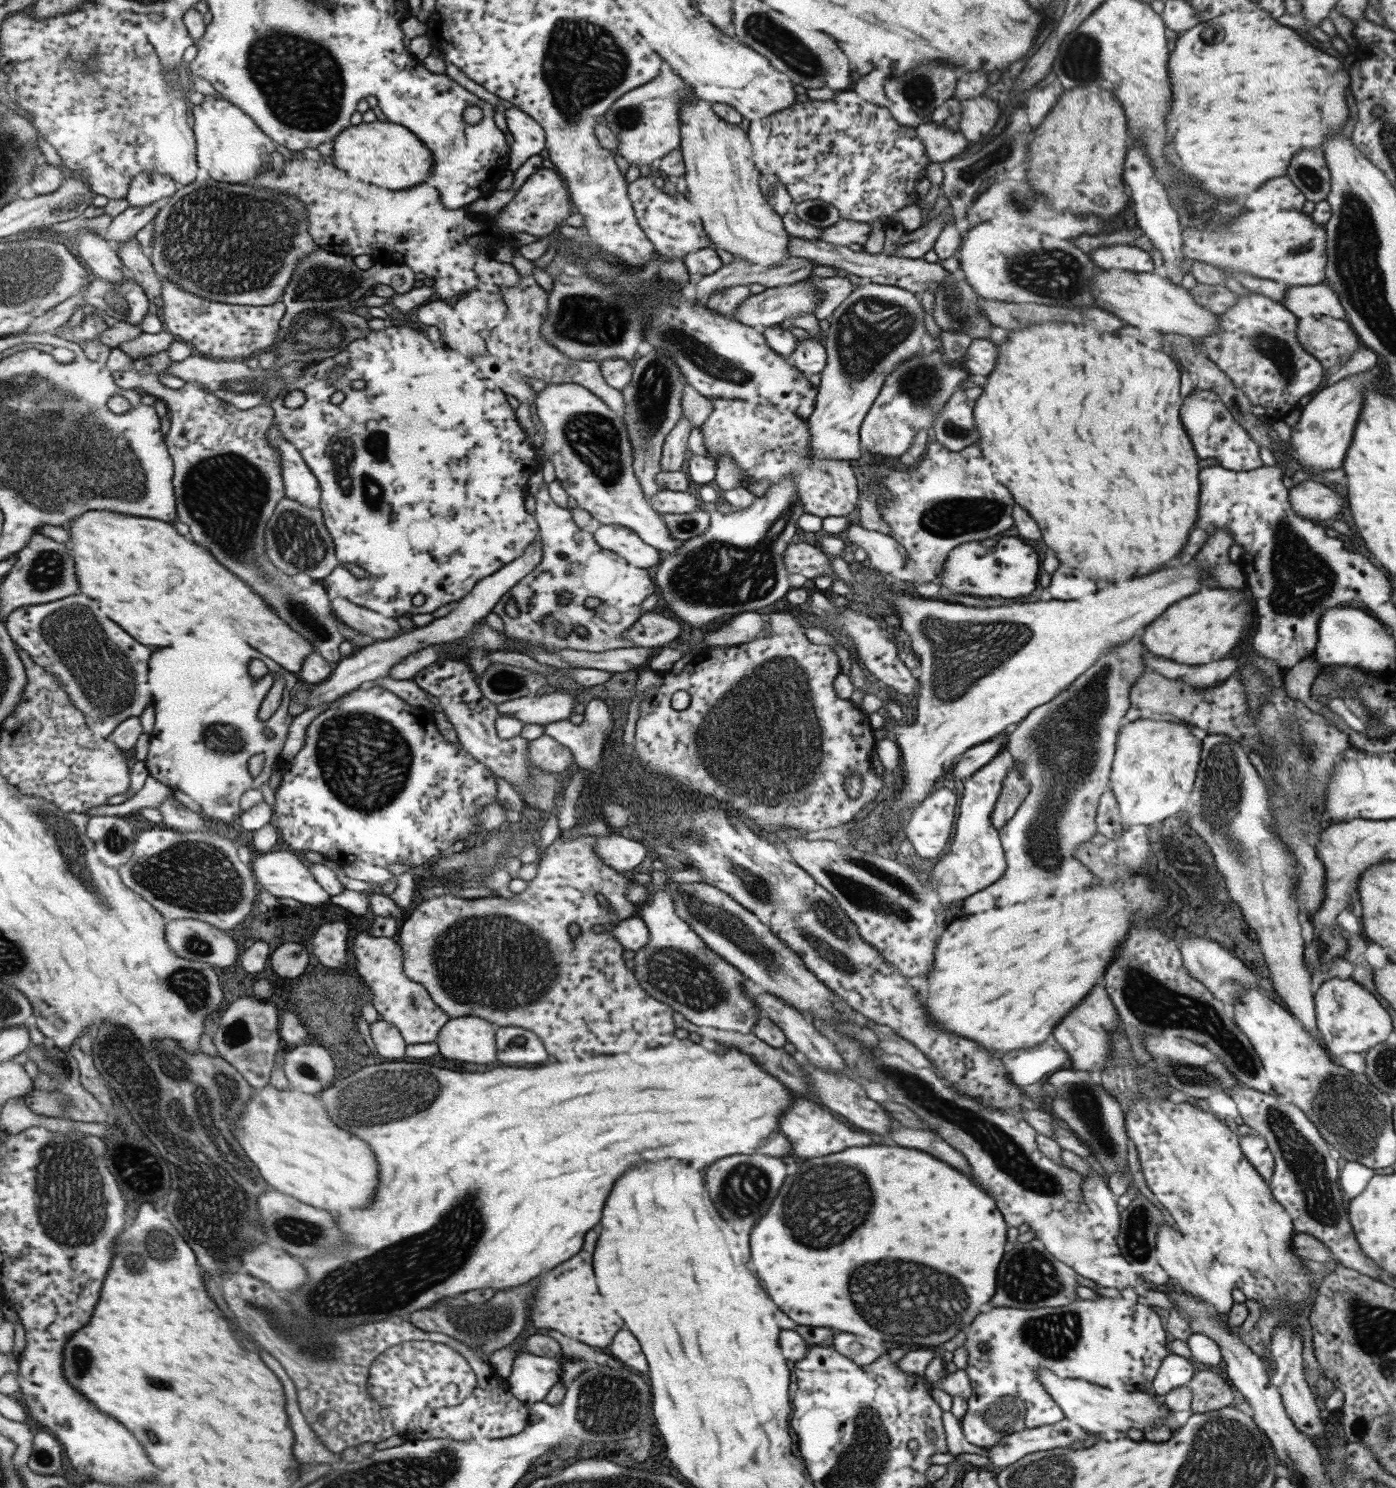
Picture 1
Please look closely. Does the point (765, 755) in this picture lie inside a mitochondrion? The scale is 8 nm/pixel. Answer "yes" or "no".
yes

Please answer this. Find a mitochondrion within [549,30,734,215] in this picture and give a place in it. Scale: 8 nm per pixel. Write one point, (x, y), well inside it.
(629, 117)

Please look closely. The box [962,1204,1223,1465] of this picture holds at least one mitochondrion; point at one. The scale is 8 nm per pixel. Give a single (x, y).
(1029, 1277)

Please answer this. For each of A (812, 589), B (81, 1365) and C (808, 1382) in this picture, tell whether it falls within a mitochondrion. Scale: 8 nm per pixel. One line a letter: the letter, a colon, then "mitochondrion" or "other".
A: other
B: mitochondrion
C: other

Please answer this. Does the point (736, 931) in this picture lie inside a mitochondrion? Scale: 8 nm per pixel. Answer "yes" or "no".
yes

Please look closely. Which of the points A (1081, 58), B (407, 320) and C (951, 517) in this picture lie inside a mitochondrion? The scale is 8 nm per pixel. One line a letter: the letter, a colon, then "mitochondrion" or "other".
A: mitochondrion
B: other
C: mitochondrion

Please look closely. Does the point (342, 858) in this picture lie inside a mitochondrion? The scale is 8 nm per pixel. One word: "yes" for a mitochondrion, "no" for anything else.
no

